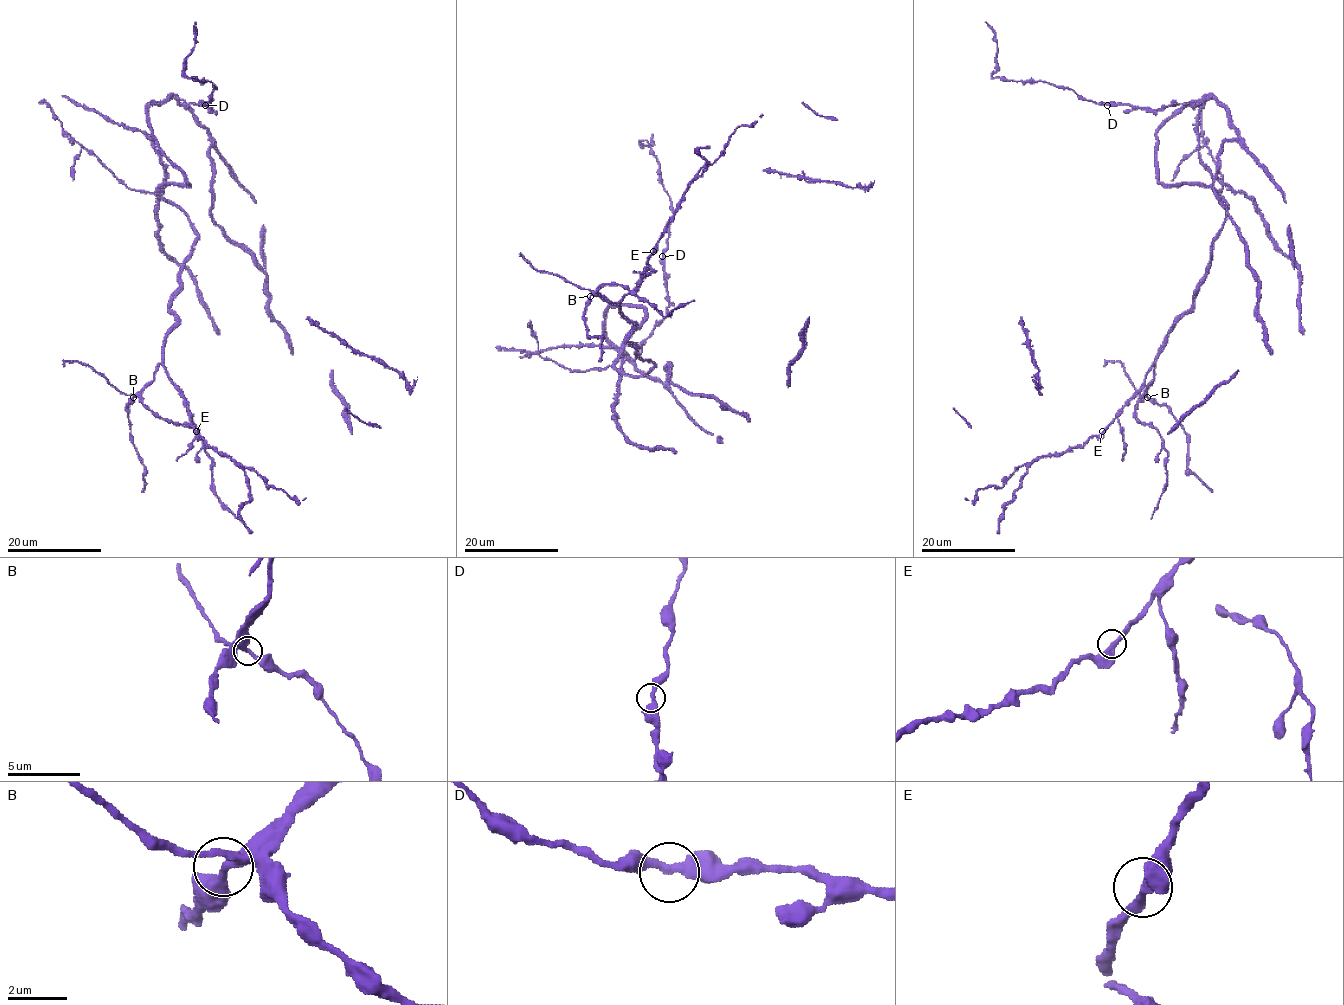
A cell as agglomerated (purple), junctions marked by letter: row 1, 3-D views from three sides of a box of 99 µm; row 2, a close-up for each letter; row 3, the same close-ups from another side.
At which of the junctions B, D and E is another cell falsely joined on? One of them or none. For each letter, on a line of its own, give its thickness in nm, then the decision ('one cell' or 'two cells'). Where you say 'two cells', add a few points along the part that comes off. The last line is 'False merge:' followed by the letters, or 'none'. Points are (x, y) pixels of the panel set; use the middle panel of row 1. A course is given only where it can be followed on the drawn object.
B: 320 nm thick; one cell
D: 360 nm thick; one cell
E: 340 nm thick; one cell
False merge: none

